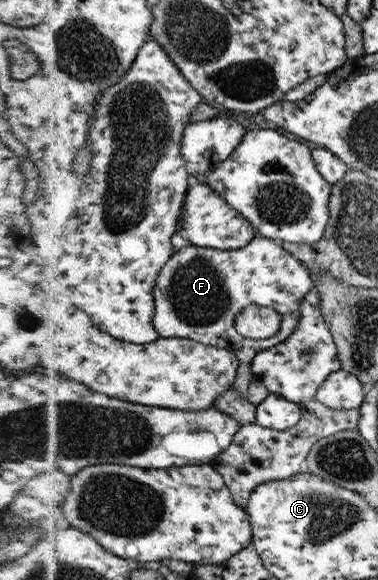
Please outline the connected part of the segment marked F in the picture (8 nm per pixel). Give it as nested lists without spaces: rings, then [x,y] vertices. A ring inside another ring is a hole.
[[[269,237],[254,238],[249,246],[239,250],[221,250],[211,247],[190,245],[175,253],[158,276],[155,285],[156,319],[155,326],[165,338],[190,338],[219,348],[237,350],[250,346],[257,351],[267,350],[285,342],[294,334],[301,322],[301,304],[307,293],[315,288],[315,279],[304,263],[280,242]],[[260,304],[271,306],[283,315],[279,334],[263,340],[247,339],[236,330],[236,320],[250,306]]]

